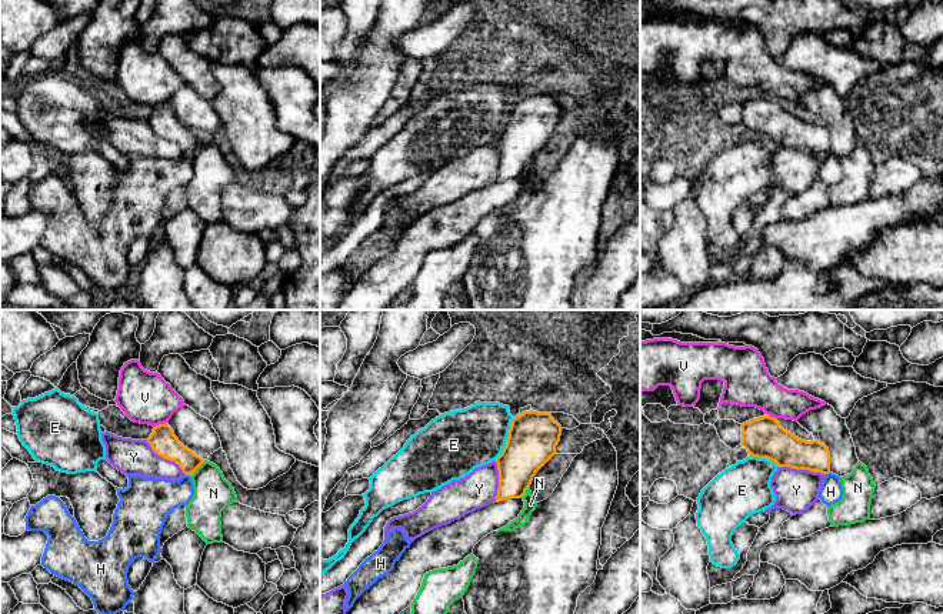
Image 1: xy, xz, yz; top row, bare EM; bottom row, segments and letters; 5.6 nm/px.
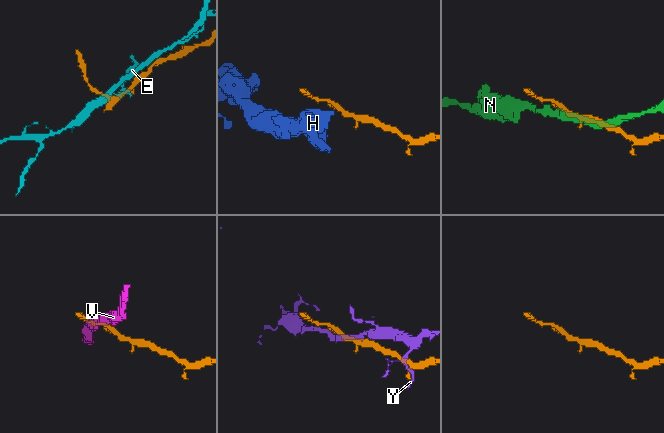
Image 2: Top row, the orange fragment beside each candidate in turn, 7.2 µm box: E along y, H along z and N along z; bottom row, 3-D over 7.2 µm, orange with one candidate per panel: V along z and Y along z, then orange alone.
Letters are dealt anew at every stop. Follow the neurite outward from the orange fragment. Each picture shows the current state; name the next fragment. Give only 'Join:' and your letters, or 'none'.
Join: none

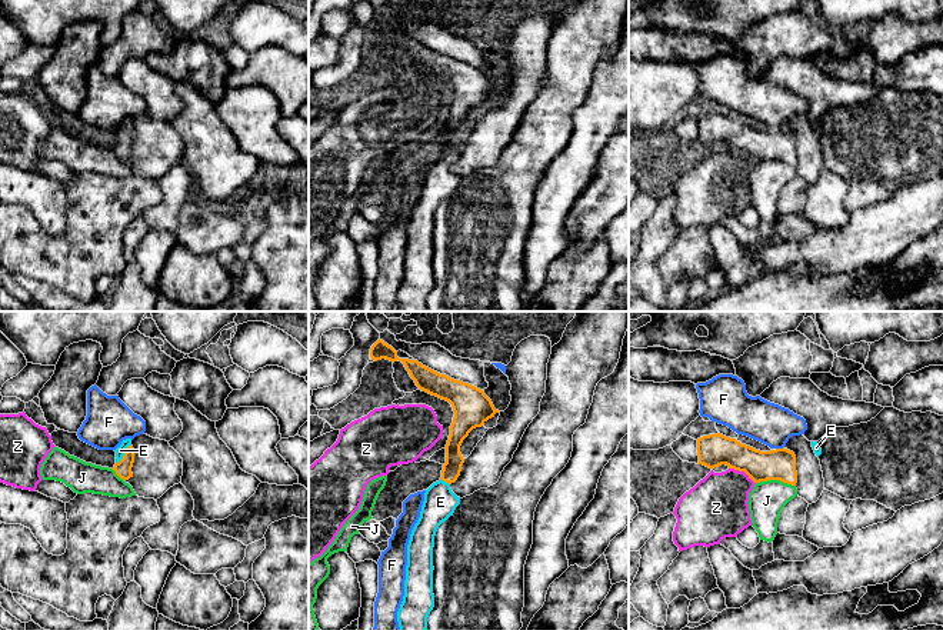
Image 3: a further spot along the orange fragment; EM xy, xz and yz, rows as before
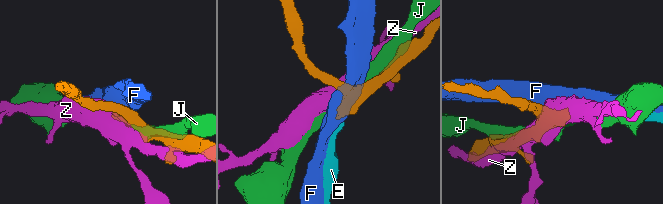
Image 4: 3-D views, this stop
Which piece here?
Join: E

